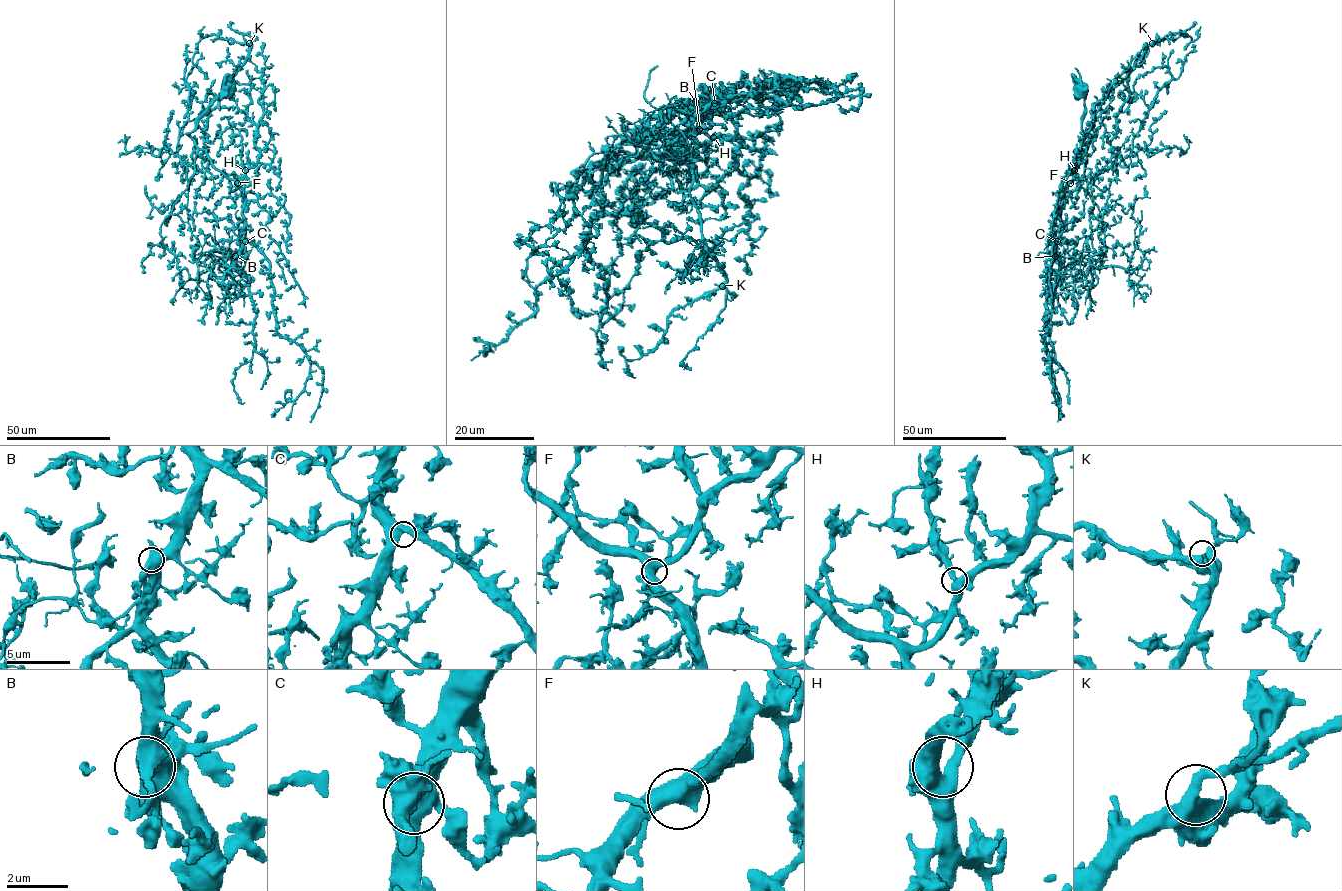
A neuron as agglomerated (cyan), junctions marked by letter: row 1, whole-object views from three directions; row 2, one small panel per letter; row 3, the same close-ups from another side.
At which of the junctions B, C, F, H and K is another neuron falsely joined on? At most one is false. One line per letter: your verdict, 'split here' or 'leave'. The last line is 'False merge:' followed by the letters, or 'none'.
B: split here
C: leave
F: leave
H: leave
K: leave
False merge: B

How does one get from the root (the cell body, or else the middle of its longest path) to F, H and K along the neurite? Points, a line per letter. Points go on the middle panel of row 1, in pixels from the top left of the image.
F: (682, 149), (659, 156), (617, 151), (606, 167), (614, 171), (634, 161), (657, 136), (691, 136), (699, 129)
H: (682, 149), (659, 156), (617, 151), (606, 167), (614, 171), (634, 161), (657, 136), (713, 137)
K: (682, 149), (617, 151), (602, 206), (618, 216), (636, 206), (665, 241), (690, 238), (714, 257), (722, 286)

